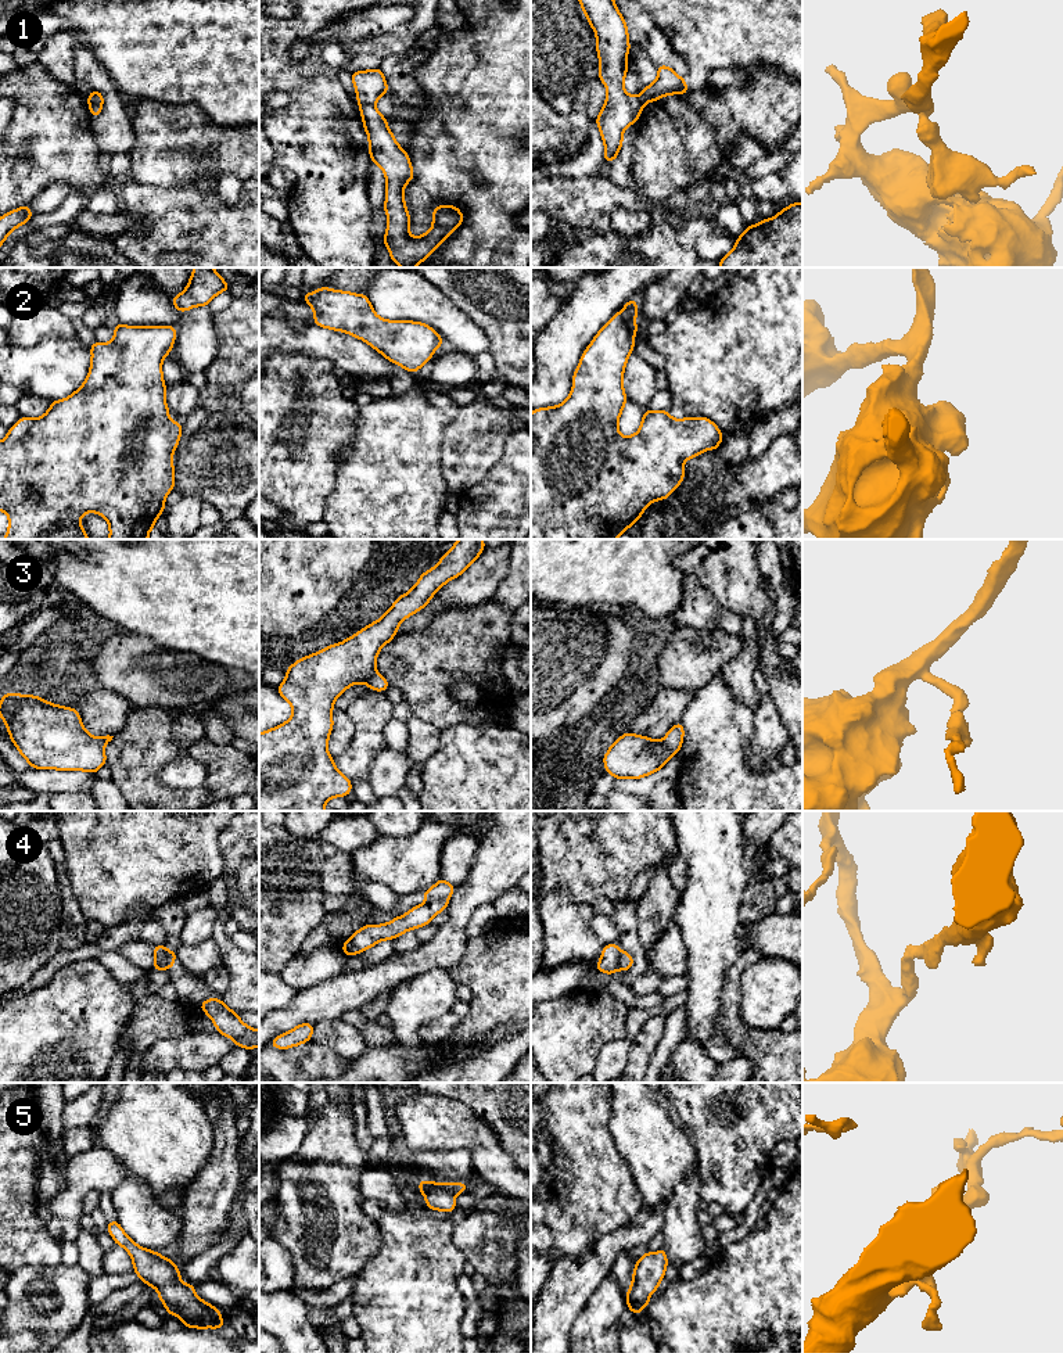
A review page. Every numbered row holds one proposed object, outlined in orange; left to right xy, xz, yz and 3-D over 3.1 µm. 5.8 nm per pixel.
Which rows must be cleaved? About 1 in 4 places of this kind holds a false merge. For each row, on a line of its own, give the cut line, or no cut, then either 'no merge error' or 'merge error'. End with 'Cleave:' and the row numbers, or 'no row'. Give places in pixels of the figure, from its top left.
1: cut in xz along (374, 104), (362, 104), (359, 107); merge error
2: no cut; no merge error
3: cut in yz along (661, 740), (674, 753); merge error
4: cut in xy along (175, 955), (168, 955), (160, 969); merge error
5: no cut; no merge error
Cleave: 1, 3, 4

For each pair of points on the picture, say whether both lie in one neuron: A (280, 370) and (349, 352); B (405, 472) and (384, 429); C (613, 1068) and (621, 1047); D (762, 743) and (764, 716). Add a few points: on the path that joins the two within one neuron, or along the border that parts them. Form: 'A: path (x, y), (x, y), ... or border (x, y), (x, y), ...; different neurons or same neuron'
A: border (293, 352), (326, 358), (334, 365); different neurons
B: path (397, 460), (395, 440); same neuron
C: path (613, 1062), (613, 1057), (617, 1052); same neuron
D: path (764, 736), (764, 722); same neuron

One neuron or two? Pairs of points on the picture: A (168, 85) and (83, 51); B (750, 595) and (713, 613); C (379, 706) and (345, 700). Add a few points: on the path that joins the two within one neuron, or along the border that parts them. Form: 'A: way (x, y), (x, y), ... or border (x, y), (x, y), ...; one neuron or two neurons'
A: border (83, 45), (106, 70), (112, 82); two neurons
B: border (700, 585), (721, 605), (743, 617); two neurons
C: border (367, 688), (345, 710); two neurons

